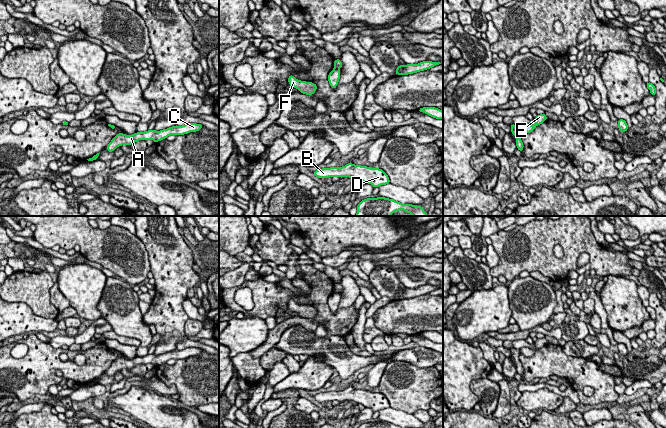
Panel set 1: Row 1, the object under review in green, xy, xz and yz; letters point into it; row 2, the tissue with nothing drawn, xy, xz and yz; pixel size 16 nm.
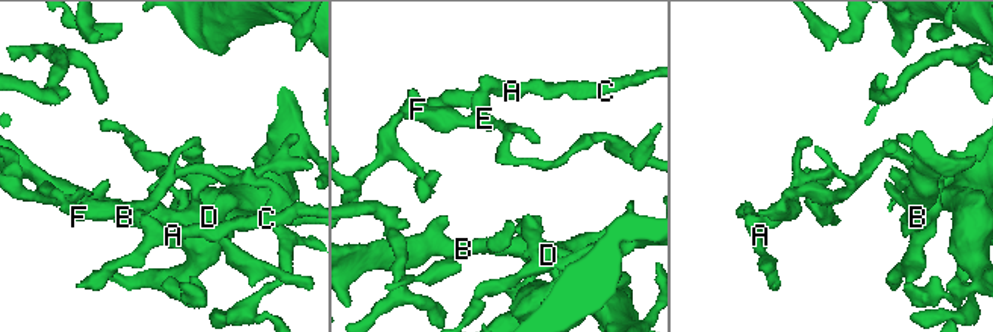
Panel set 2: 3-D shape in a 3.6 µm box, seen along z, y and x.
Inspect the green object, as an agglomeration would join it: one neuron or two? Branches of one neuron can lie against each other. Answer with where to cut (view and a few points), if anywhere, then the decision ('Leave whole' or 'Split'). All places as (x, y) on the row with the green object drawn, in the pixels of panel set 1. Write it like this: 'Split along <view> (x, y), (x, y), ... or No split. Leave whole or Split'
Split along xz (334, 67), (338, 69). Split

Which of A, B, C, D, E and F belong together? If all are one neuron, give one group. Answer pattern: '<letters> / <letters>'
A C / B D E F

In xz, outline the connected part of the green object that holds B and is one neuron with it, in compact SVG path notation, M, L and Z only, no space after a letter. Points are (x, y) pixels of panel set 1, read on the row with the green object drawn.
M347 163L342 167L321 168L314 171L313 174L320 179L329 177L358 179L371 184L374 188L390 183L388 175L382 169L354 165L353 163Z

